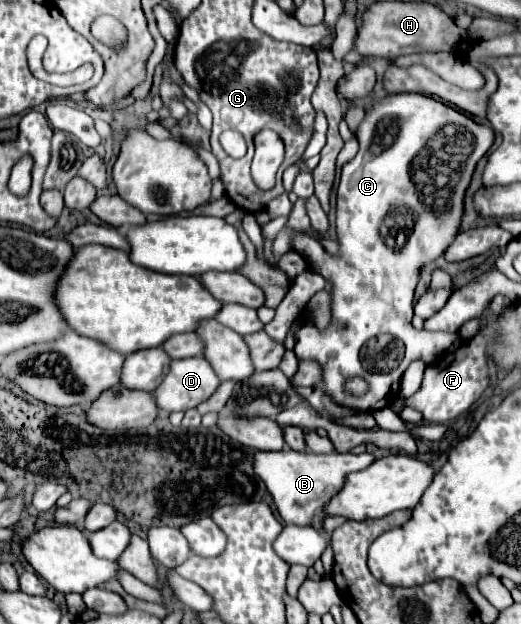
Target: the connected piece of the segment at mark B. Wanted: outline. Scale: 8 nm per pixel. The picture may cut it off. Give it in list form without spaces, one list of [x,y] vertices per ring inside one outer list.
[[[288,449],[288,451],[260,451],[254,455],[254,471],[256,471],[256,475],[260,475],[260,479],[266,483],[266,489],[274,497],[280,517],[288,525],[306,527],[312,523],[314,515],[318,511],[322,511],[334,495],[338,495],[338,491],[346,483],[346,475],[370,467],[374,463],[374,459],[376,457],[372,453],[316,455],[316,453],[296,453],[292,449]]]

